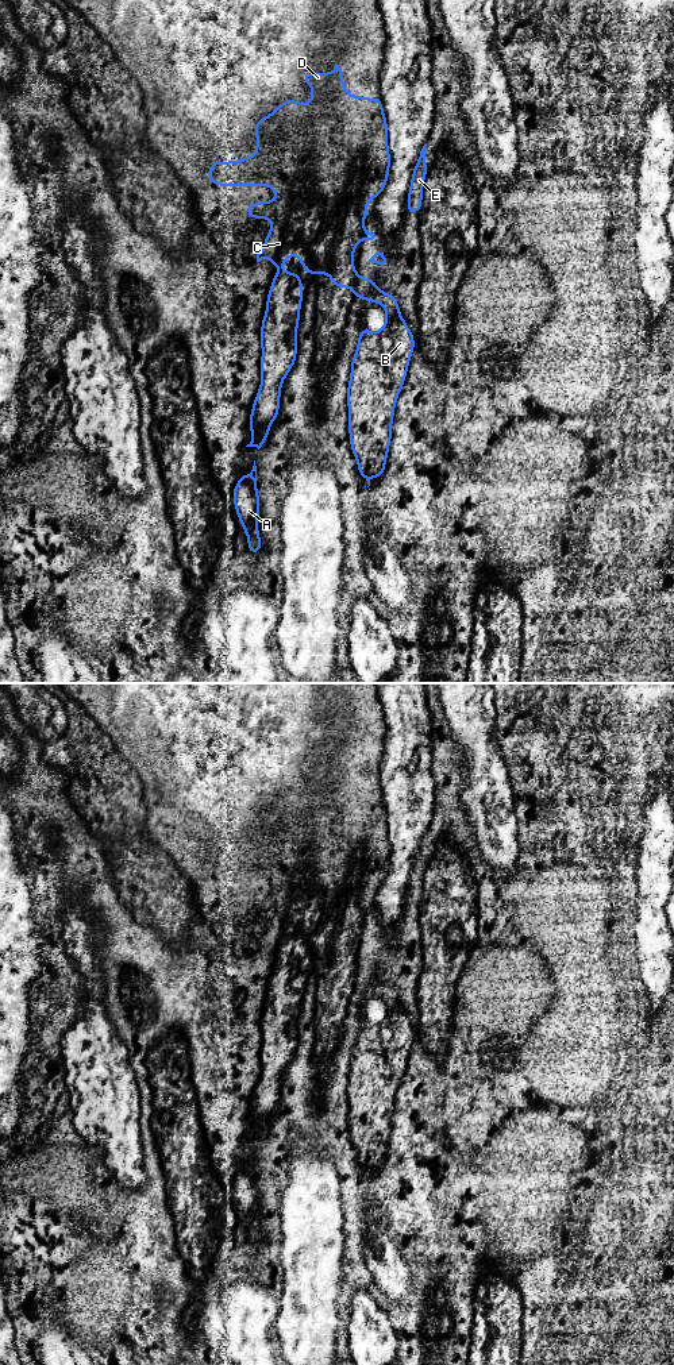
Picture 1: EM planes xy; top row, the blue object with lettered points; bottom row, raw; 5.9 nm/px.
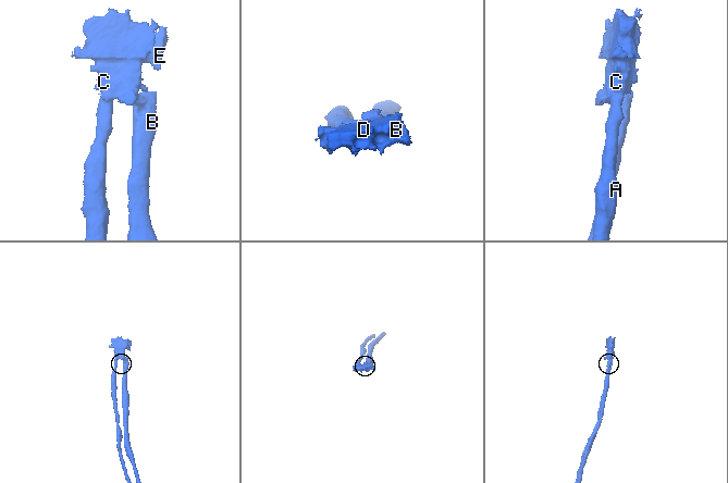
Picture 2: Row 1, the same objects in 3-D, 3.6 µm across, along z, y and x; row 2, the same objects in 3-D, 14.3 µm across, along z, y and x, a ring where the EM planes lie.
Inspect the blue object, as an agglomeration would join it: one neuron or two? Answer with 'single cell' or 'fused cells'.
fused cells

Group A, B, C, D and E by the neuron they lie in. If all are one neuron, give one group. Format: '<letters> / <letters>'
A C D E / B

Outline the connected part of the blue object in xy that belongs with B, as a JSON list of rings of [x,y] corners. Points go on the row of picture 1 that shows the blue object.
[[[378,290],[367,301],[381,304],[386,311],[386,319],[378,332],[361,327],[357,350],[351,359],[347,408],[351,451],[357,459],[359,477],[366,479],[370,486],[371,478],[380,478],[385,473],[396,401],[404,386],[409,360],[415,351],[415,336],[400,313],[394,294]]]

